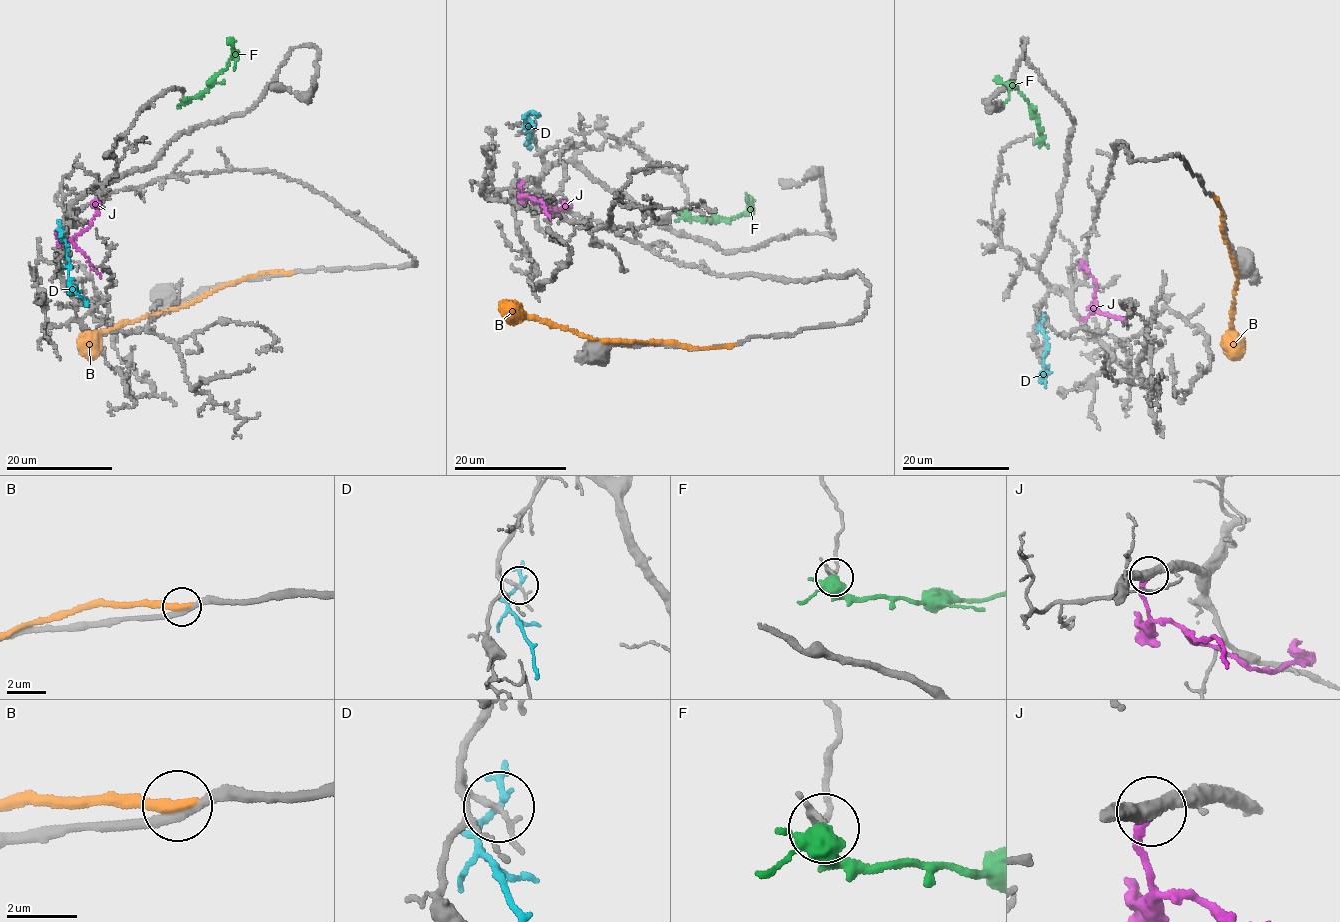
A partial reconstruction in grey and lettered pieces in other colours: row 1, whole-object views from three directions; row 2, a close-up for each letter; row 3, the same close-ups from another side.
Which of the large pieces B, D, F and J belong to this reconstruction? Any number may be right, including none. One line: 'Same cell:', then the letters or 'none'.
Same cell: none

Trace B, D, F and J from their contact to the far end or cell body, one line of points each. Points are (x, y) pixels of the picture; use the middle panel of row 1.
B: (731, 345), (694, 349), (673, 342), (591, 339), (526, 317), (515, 304), (502, 307)
D: (528, 145), (528, 139), (531, 139), (524, 118), (530, 112), (538, 116), (537, 112)
F: (686, 213), (690, 218), (718, 222), (748, 208), (751, 199)
J: (521, 181), (520, 191), (534, 201), (558, 210), (566, 206), (562, 203)

